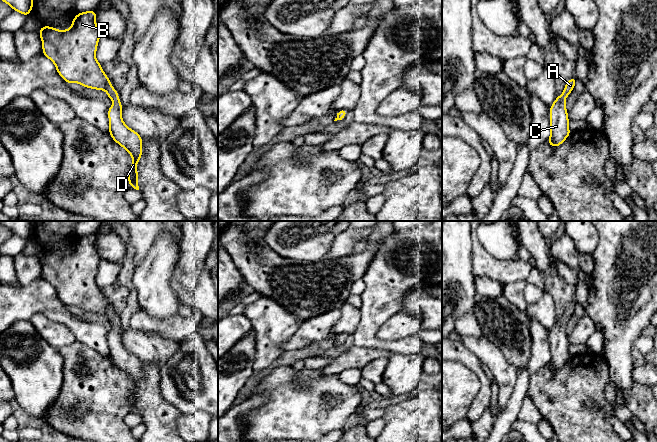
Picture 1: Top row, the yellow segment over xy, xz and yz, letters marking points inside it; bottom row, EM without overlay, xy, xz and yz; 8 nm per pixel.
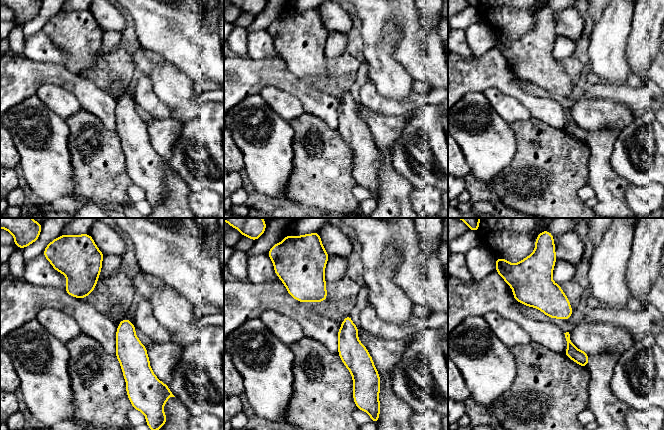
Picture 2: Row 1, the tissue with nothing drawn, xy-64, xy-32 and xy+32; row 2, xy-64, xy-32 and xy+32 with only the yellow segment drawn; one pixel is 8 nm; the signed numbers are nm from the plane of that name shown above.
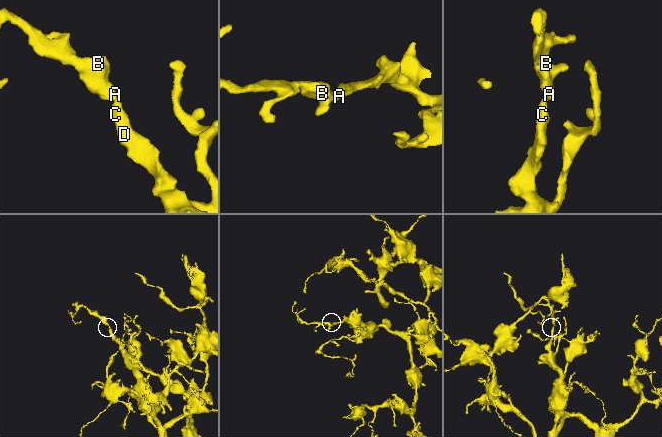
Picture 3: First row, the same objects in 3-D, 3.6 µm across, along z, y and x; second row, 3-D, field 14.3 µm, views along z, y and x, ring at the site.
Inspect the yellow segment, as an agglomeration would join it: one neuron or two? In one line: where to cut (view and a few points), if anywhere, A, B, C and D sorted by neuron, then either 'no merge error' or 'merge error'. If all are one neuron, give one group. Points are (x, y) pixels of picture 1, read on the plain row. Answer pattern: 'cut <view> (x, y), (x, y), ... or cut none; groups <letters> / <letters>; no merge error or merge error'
cut none; groups A B C D; no merge error

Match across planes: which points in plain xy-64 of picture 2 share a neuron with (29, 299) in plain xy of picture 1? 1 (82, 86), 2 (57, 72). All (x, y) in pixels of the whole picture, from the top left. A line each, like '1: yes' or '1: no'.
1: yes
2: yes

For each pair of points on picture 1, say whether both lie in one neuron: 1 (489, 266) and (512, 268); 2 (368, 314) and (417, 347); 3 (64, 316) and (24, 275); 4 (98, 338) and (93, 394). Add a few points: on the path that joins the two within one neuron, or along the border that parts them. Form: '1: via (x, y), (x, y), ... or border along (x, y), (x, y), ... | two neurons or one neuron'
1: via (495, 268), (506, 268) | one neuron
2: via (369, 331), (369, 334), (379, 344), (400, 346) | one neuron
3: border along (42, 278), (25, 285), (18, 284) | two neurons
4: border along (76, 341), (91, 347), (107, 357) | two neurons

